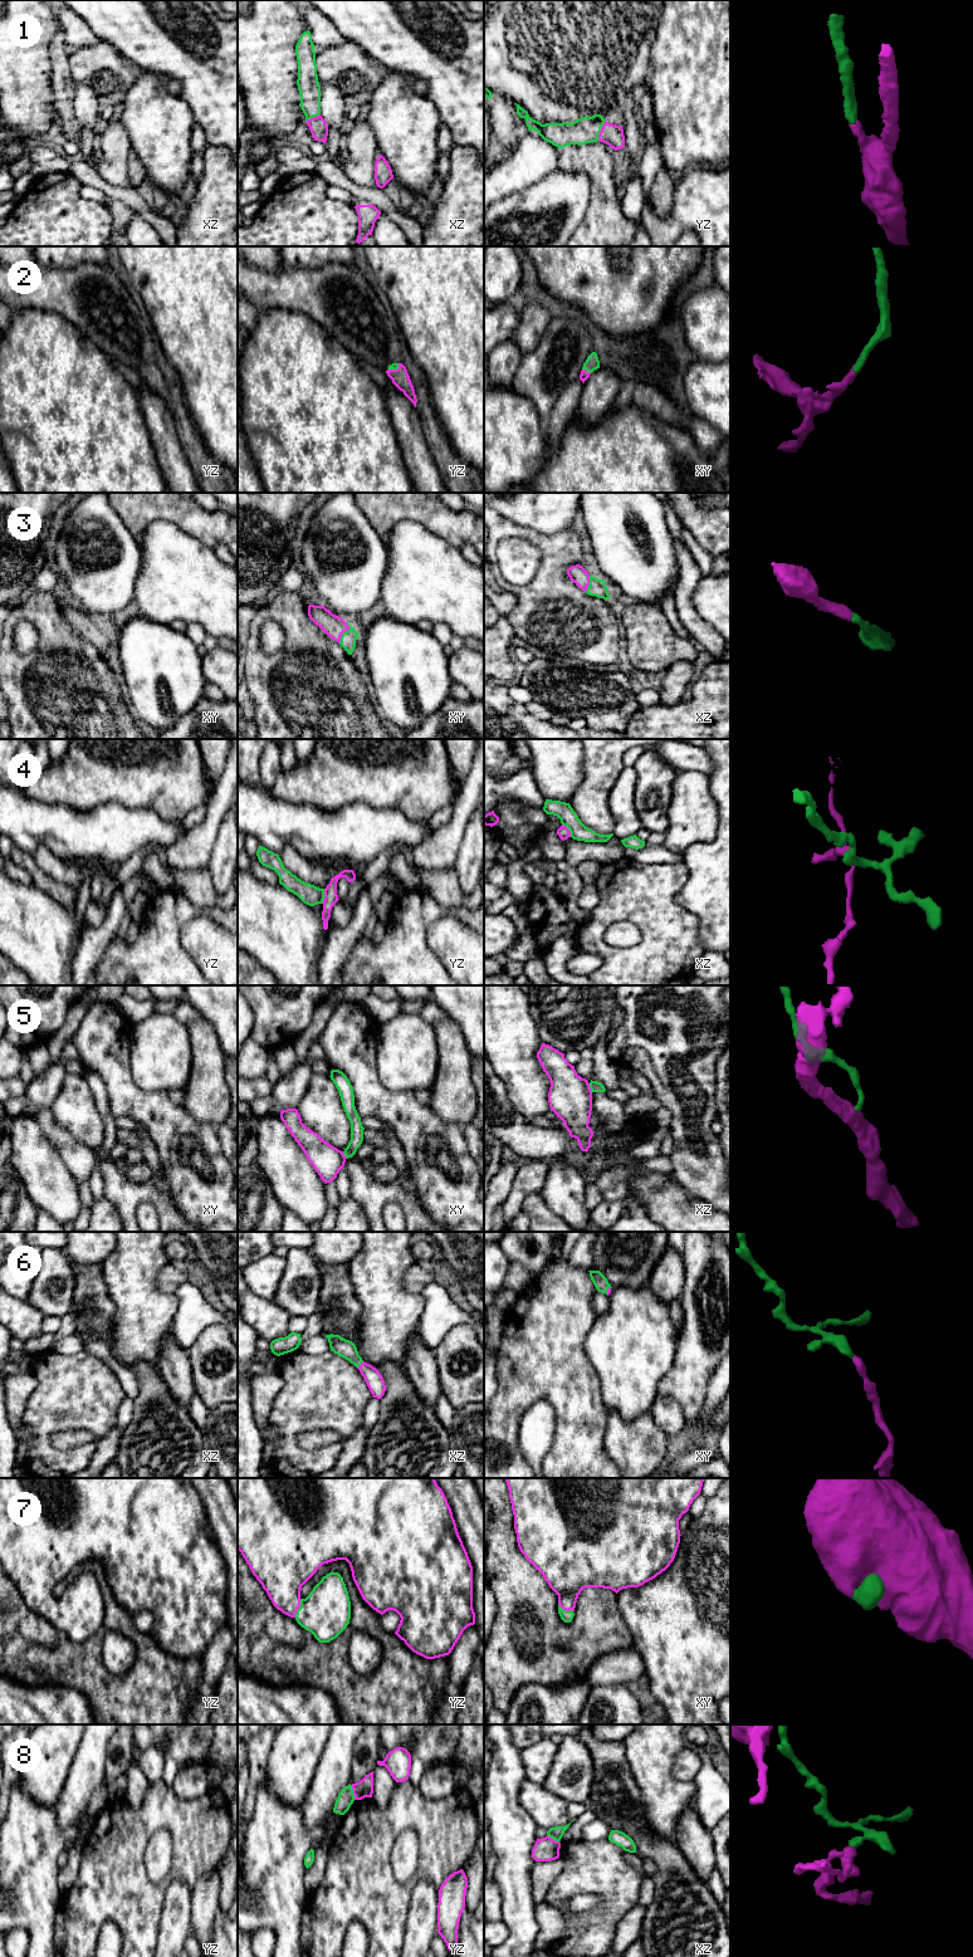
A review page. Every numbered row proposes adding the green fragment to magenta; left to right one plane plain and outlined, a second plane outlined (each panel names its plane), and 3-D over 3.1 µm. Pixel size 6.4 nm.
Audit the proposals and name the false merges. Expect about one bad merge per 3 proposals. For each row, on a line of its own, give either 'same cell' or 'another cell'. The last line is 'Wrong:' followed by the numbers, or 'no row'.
1: same cell
2: same cell
3: same cell
4: another cell
5: another cell
6: same cell
7: same cell
8: another cell
Wrong: 4, 5, 8

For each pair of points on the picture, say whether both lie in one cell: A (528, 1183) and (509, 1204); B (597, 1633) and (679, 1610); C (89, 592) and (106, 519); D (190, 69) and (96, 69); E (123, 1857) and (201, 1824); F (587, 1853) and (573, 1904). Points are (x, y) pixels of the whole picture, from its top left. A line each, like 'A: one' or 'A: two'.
A: one
B: two
C: one
D: two
E: one
F: two

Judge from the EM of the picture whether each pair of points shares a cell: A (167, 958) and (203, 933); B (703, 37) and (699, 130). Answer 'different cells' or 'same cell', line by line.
A: different cells
B: same cell

